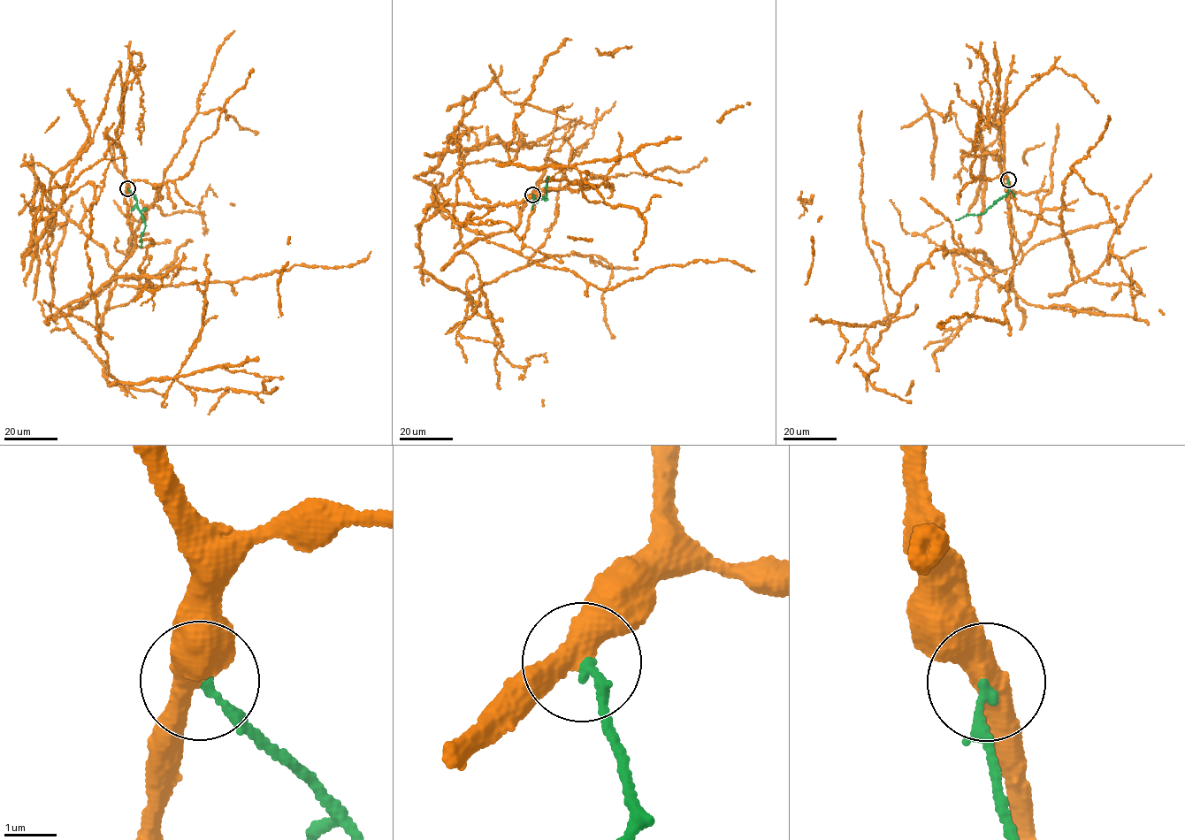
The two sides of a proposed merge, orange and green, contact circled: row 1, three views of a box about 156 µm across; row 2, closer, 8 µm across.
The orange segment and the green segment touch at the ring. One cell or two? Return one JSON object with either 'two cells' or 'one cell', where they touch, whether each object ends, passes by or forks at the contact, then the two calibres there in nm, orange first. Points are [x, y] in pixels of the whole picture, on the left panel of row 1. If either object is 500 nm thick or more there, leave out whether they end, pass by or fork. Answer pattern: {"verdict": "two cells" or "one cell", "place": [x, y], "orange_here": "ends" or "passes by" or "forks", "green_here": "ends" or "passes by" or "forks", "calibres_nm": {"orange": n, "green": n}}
{"verdict": "two cells", "place": [127, 188], "orange_here": "passes by", "green_here": "ends", "calibres_nm": {"orange": 460, "green": 180}}

